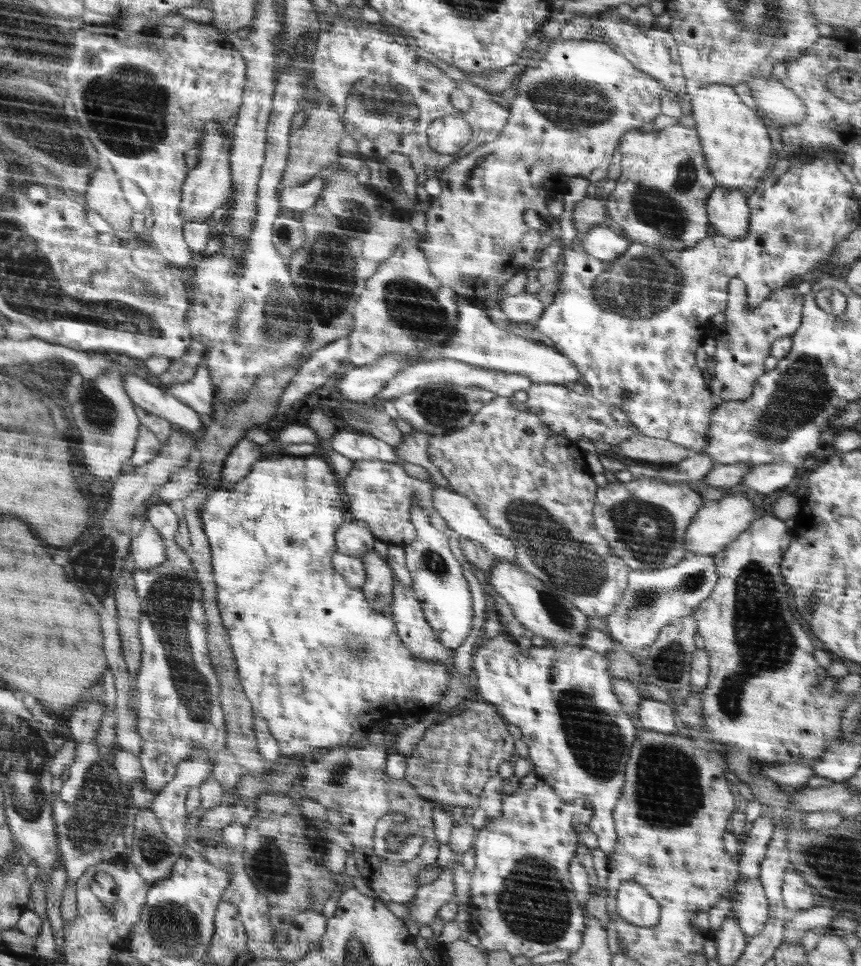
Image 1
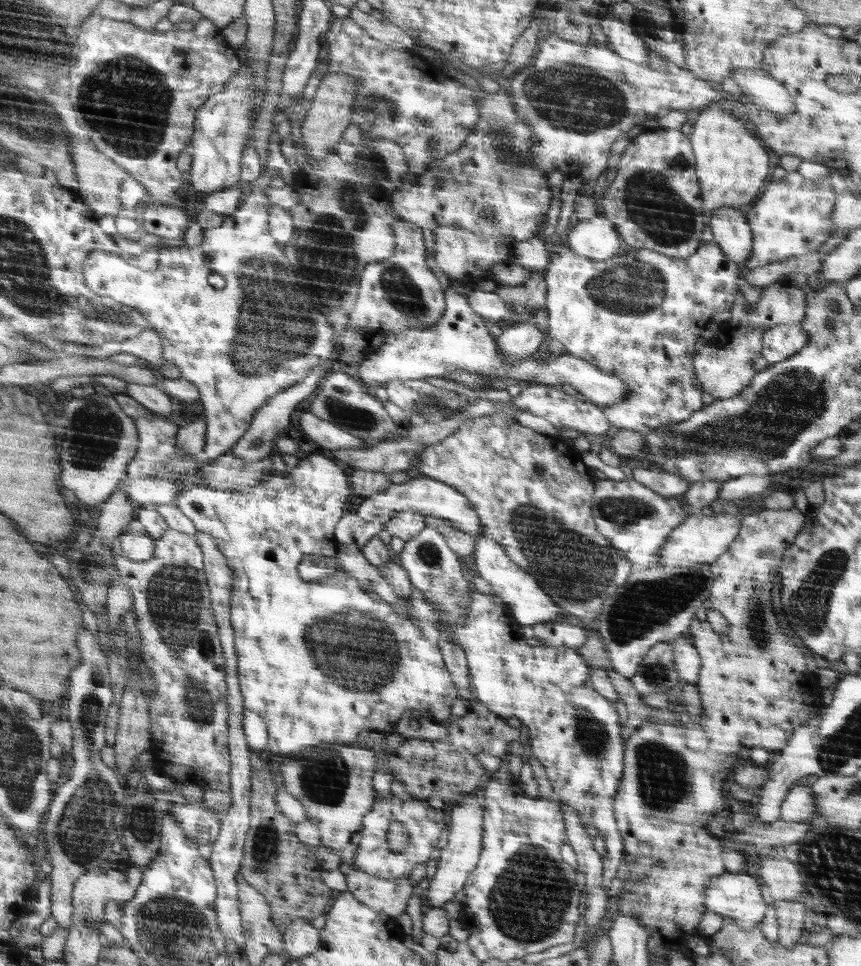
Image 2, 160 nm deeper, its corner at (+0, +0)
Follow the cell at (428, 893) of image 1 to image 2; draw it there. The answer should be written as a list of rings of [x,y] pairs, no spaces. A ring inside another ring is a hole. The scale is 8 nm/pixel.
[[[470,793],[464,796],[462,801],[453,808],[450,818],[452,818],[452,822],[448,832],[448,844],[441,850],[438,860],[440,864],[428,888],[430,907],[444,907],[447,902],[454,899],[454,894],[463,891],[464,884],[466,884],[468,876],[475,870],[480,853],[482,853],[484,809],[476,799],[476,795]]]

